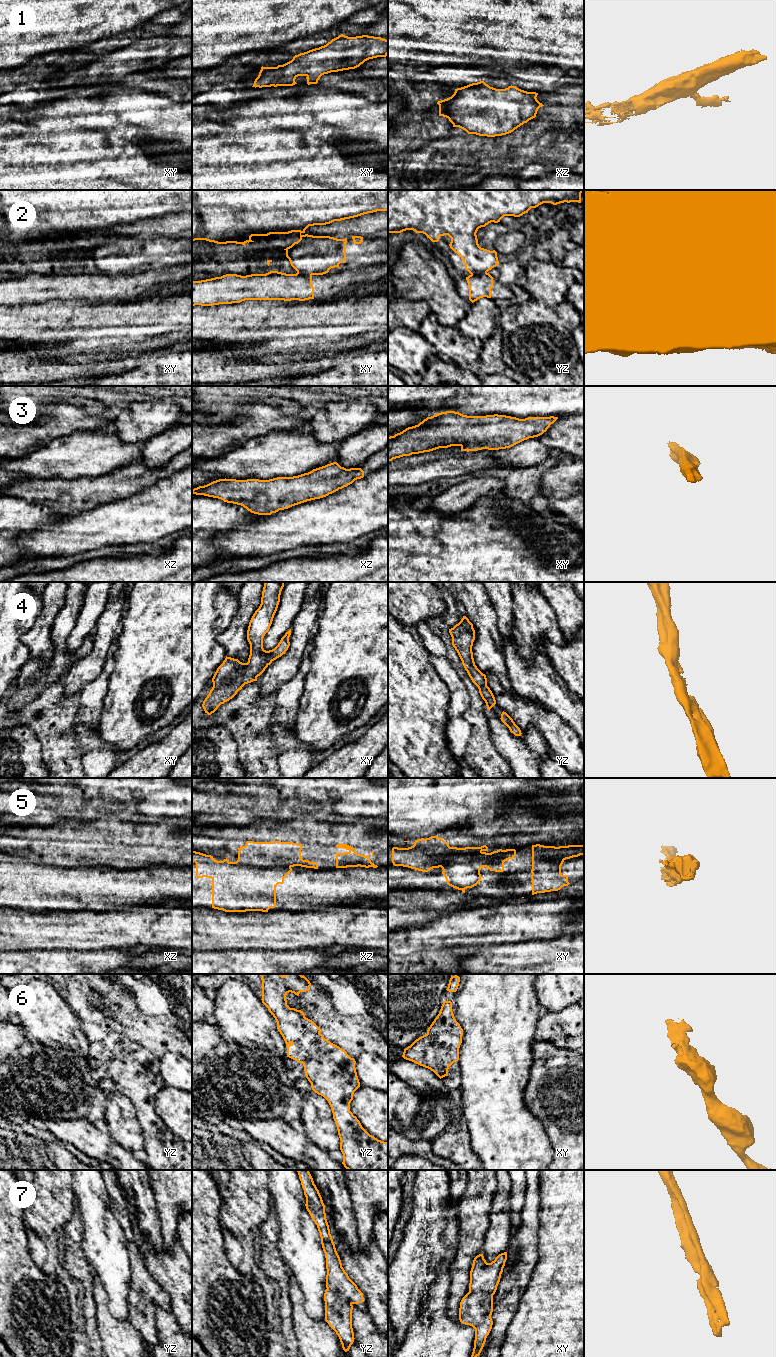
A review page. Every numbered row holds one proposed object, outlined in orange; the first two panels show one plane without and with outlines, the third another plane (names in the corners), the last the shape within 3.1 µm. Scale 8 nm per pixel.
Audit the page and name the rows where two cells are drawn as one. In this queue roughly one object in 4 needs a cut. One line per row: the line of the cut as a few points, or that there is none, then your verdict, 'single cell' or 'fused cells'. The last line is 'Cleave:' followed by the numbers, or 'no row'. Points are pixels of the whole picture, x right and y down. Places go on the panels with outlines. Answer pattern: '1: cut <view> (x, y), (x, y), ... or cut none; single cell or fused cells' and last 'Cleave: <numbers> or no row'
1: cut none; single cell
2: cut yz (486, 272), (471, 275); fused cells
3: cut none; single cell
4: cut none; single cell
5: cut xz (230, 862), (266, 867), (290, 867); fused cells
6: cut none; single cell
7: cut none; single cell
Cleave: 2, 5

